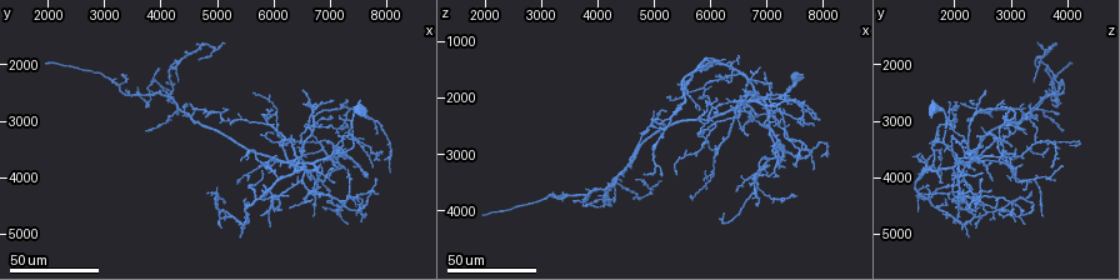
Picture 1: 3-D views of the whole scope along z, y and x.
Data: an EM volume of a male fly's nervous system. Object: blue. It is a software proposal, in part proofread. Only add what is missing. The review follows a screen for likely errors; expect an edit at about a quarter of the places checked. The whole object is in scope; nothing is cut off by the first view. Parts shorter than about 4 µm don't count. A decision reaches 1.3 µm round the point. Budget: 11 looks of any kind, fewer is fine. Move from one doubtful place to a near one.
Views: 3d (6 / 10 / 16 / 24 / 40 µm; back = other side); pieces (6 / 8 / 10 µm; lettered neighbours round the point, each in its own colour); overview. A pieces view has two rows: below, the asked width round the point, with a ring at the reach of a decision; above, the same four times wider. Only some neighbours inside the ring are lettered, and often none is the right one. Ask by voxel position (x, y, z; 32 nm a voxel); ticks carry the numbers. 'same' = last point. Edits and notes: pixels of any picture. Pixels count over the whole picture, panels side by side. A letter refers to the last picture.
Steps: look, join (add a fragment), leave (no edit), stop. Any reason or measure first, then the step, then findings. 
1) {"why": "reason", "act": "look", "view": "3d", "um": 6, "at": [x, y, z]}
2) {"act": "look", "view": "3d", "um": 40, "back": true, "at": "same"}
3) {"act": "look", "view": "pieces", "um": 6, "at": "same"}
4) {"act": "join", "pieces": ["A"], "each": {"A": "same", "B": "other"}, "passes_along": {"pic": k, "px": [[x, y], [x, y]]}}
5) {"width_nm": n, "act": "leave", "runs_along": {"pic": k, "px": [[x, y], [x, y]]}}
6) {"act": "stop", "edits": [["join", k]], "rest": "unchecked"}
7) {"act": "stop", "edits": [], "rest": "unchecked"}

{"why": "branch stops here", "act": "look", "view": "3d", "um": 24, "at": [6250, 3800, 1600]}

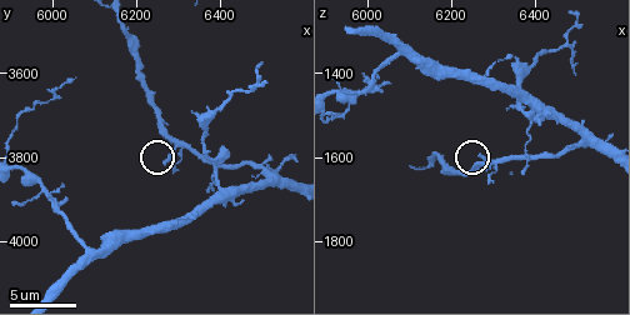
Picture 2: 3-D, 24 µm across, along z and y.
{"act": "look", "view": "pieces", "um": 10, "at": [6265, 3815, 1600]}

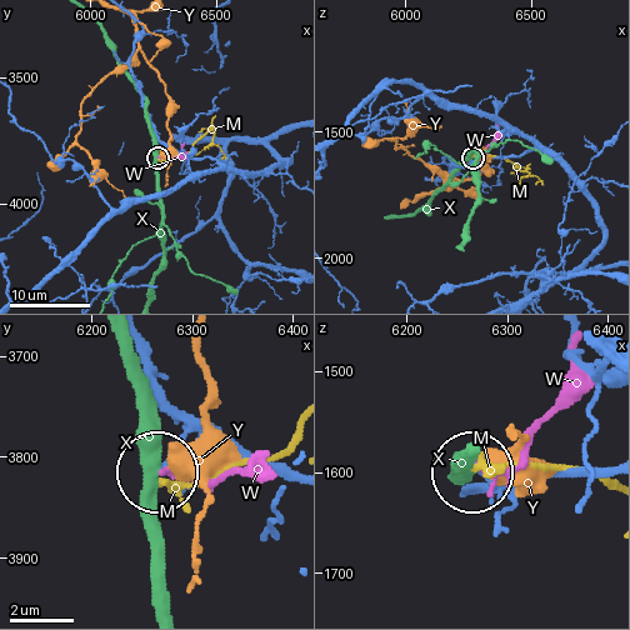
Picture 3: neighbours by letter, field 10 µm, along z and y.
{"act": "leave", "each": {"M": "other", "W": "other", "X": "other", "Y": "other"}, "found": "no lettered fragment goes on from it"}

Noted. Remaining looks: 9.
{"why": "long arm stops here", "act": "look", "view": "3d", "um": 24, "at": [6250, 4300, 1350]}

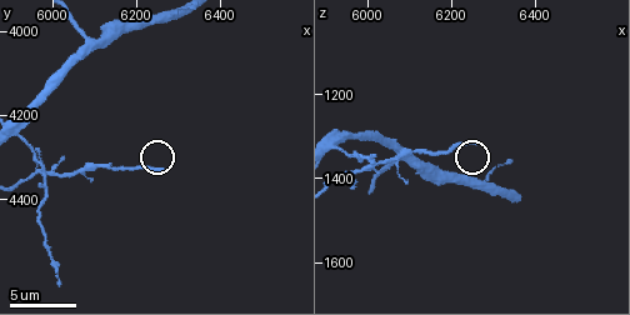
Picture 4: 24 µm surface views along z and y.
{"why": "closer look", "act": "look", "view": "3d", "um": 10, "at": [6255, 4325, 1315]}

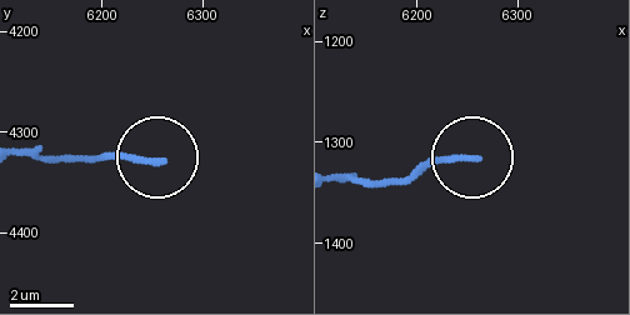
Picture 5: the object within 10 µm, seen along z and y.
{"act": "look", "view": "pieces", "um": 6, "at": [6258, 4330, 1312]}

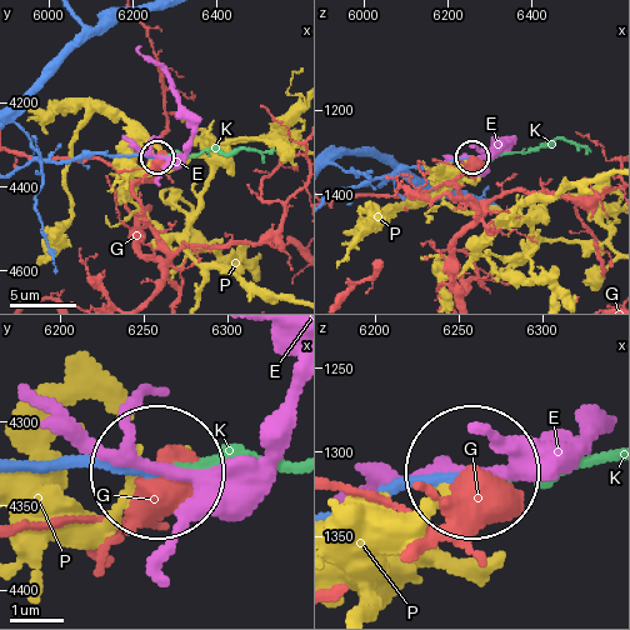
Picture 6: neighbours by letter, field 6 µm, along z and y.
{"act": "join", "pieces": ["K"], "each": {"E": "other", "G": "other", "K": "same", "P": "other"}, "passes_along": {"pic": 6, "px": [[28, 461], [291, 461]]}, "found": "it goes on there"}

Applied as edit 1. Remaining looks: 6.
{"why": "redraw", "act": "look", "view": "overview"}

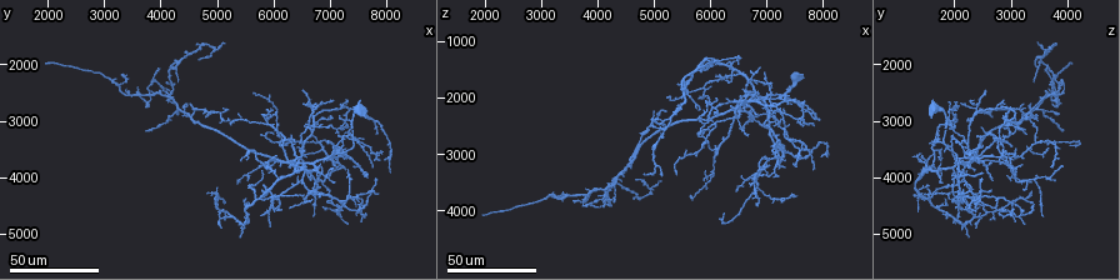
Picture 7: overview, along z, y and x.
{"why": "thin end", "act": "look", "view": "3d", "um": 24, "at": [3750, 3150, 3900]}

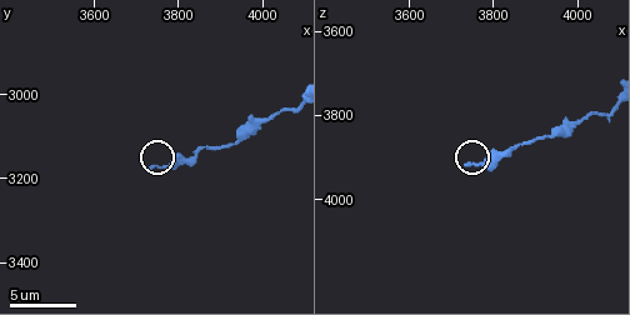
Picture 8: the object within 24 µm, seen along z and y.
{"why": "closer look", "act": "look", "view": "3d", "um": 10, "at": [3735, 3165, 3915]}

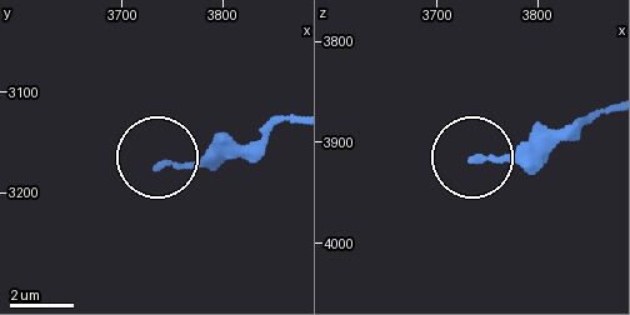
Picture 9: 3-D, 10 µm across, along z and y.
{"act": "look", "view": "pieces", "um": 10, "at": [3734, 3176, 3914]}

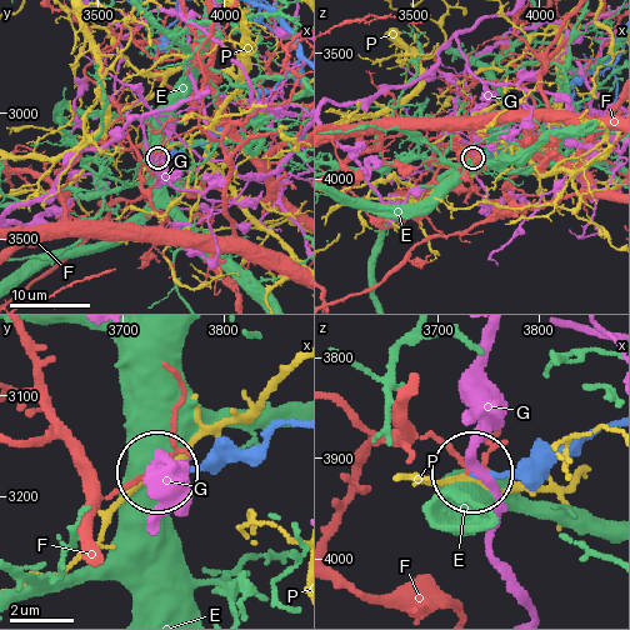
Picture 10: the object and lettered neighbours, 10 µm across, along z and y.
{"act": "leave", "each": {"E": "other", "F": "other", "G": "other", "P": "other"}, "found": "no lettered fragment goes on from it"}

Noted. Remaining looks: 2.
{"why": "branch stops here", "act": "look", "view": "3d", "um": 40, "at": [1950, 2000, 4050]}

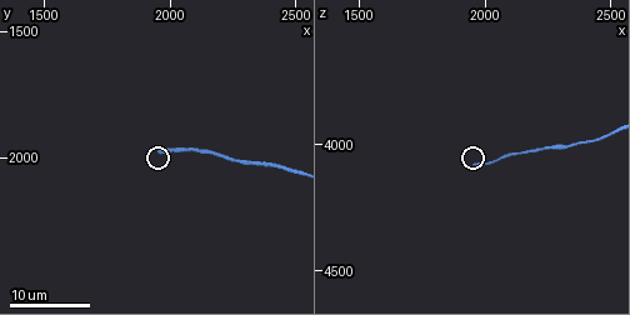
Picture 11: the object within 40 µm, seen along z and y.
{"act": "look", "view": "pieces", "um": 8, "at": [1970, 1970, 4090]}

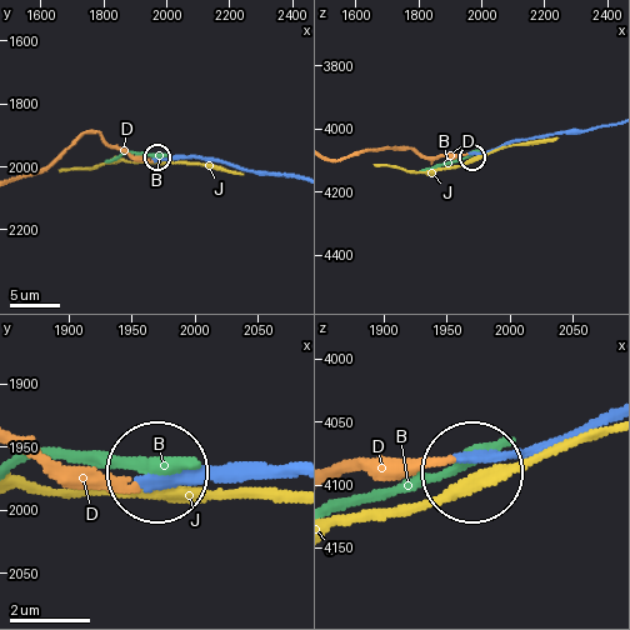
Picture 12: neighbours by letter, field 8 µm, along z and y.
{"width_nm": 230, "act": "join", "pieces": ["D"], "each": {"B": "other", "D": "same", "J": "other"}, "passes_along": {"pic": 12, "px": [[244, 475], [140, 485], [56, 475], [26, 458]]}, "found": "the neuron continues"}

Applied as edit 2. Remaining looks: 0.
{"act": "stop", "edits": [["join", 6], ["join", 12]], "rest": "unchecked"}

